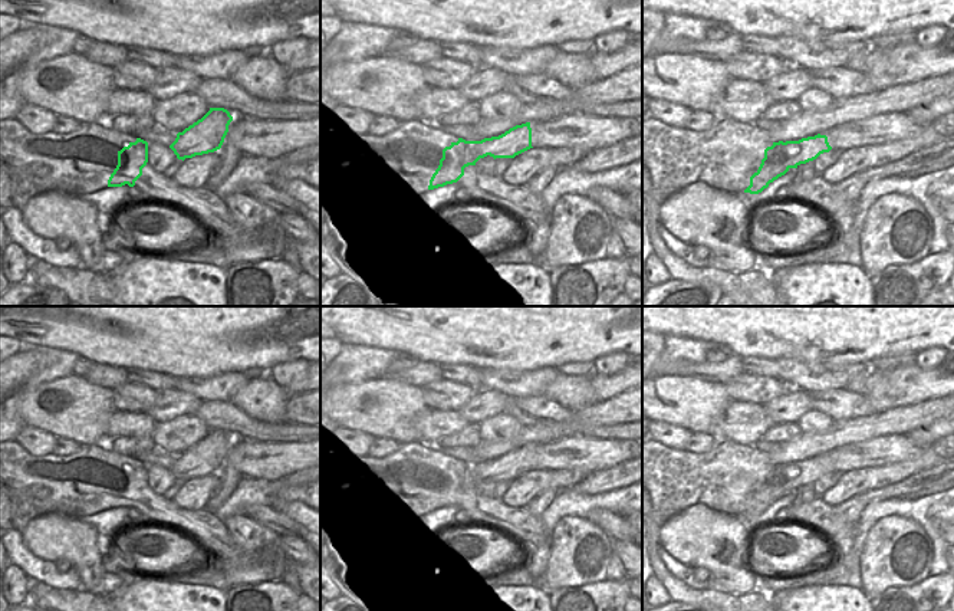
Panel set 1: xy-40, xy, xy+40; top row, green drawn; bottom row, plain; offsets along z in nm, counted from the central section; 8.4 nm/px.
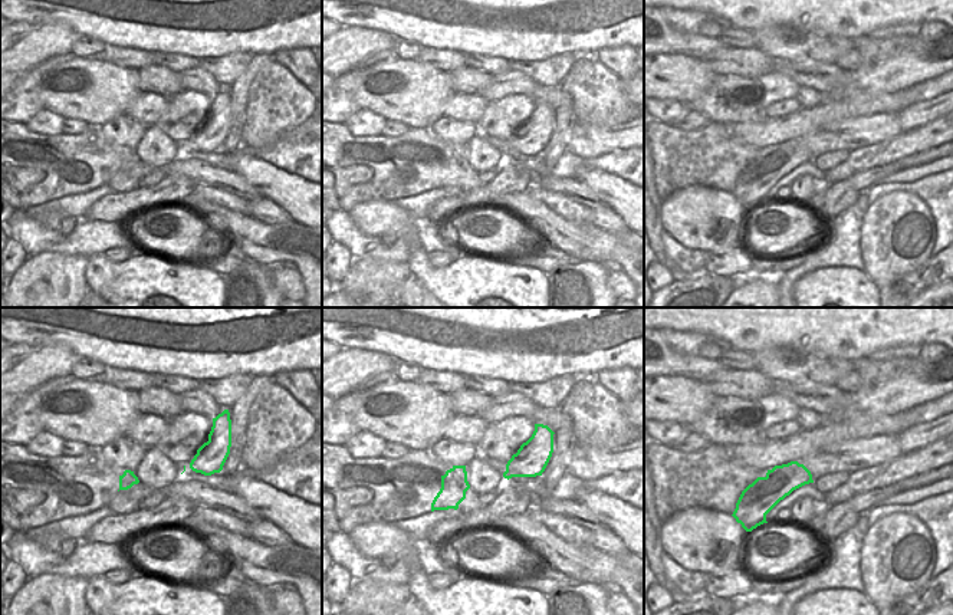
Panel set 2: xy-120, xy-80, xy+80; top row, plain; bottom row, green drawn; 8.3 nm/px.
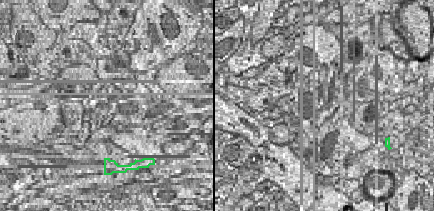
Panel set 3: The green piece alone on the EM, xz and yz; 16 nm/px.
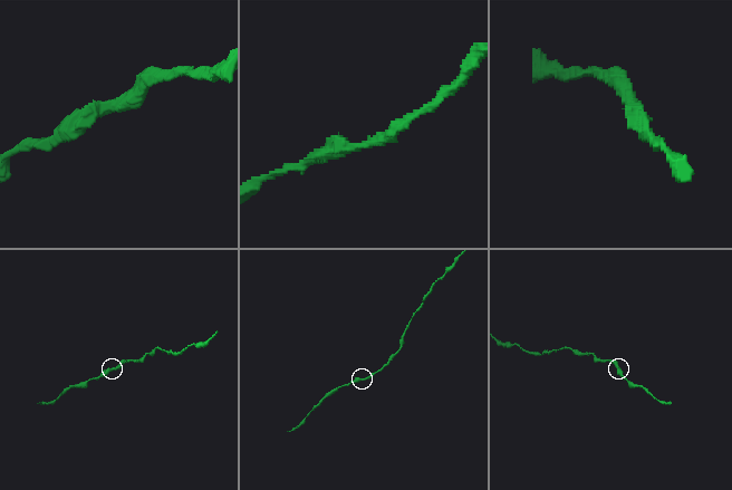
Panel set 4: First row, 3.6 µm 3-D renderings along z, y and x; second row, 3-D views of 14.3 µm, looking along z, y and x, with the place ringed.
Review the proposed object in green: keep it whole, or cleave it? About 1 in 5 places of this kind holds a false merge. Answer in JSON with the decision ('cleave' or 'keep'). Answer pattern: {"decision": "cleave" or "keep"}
{"decision": "keep"}

